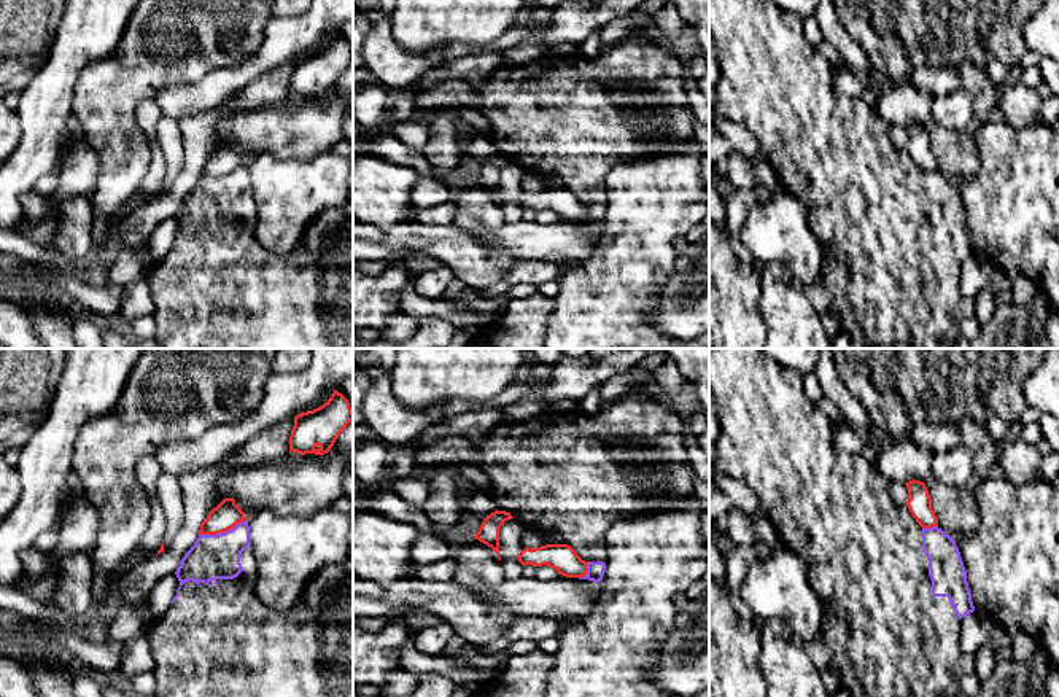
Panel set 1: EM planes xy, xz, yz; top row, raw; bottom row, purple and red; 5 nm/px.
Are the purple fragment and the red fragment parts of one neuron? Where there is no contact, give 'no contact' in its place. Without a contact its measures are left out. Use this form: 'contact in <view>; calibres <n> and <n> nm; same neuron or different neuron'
contact in xy; calibres 220 and 140 nm; different neuron

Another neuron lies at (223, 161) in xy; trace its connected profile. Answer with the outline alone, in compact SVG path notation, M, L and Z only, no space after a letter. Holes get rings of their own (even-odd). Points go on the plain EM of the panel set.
M224 142L208 156L207 162L200 167L199 178L224 177L245 164L245 156L235 148L235 143Z

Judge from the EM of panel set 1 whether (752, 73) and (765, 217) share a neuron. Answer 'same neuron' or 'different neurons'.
different neurons

